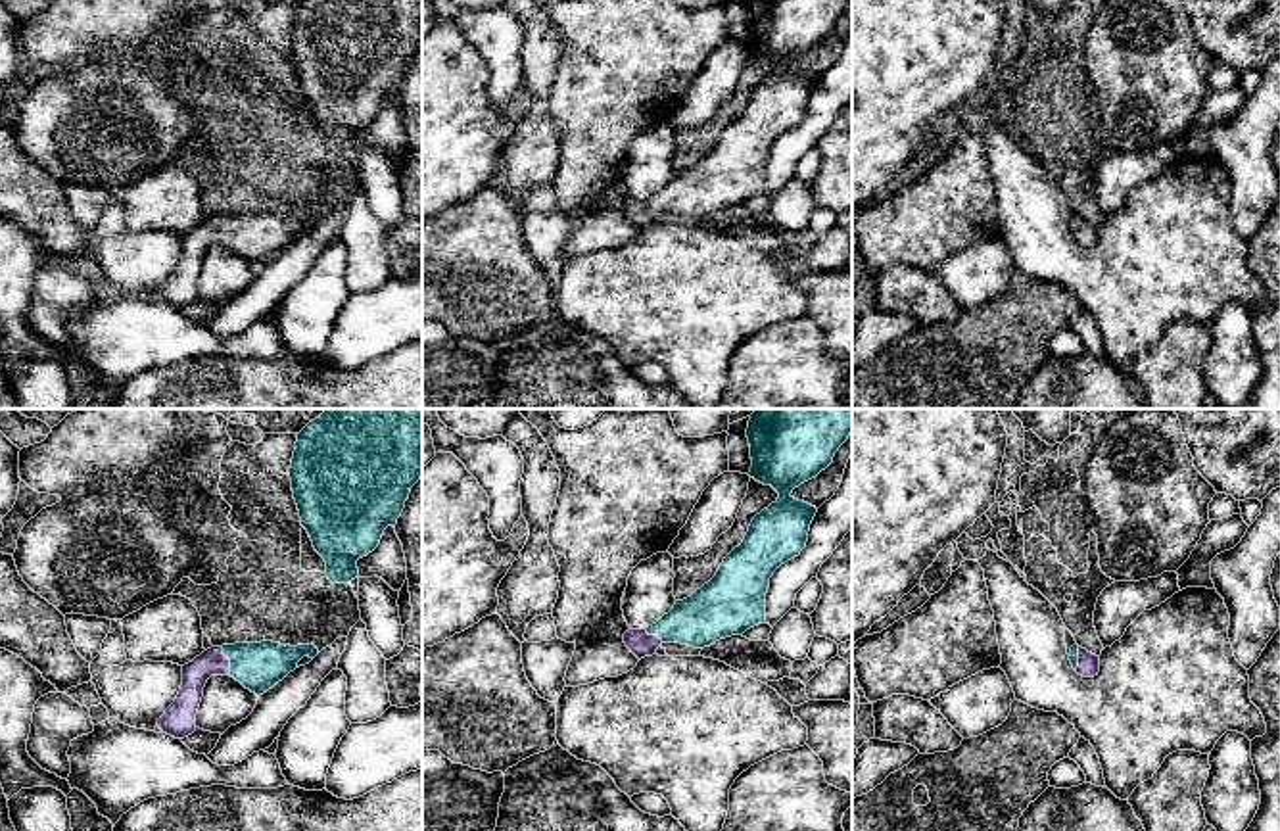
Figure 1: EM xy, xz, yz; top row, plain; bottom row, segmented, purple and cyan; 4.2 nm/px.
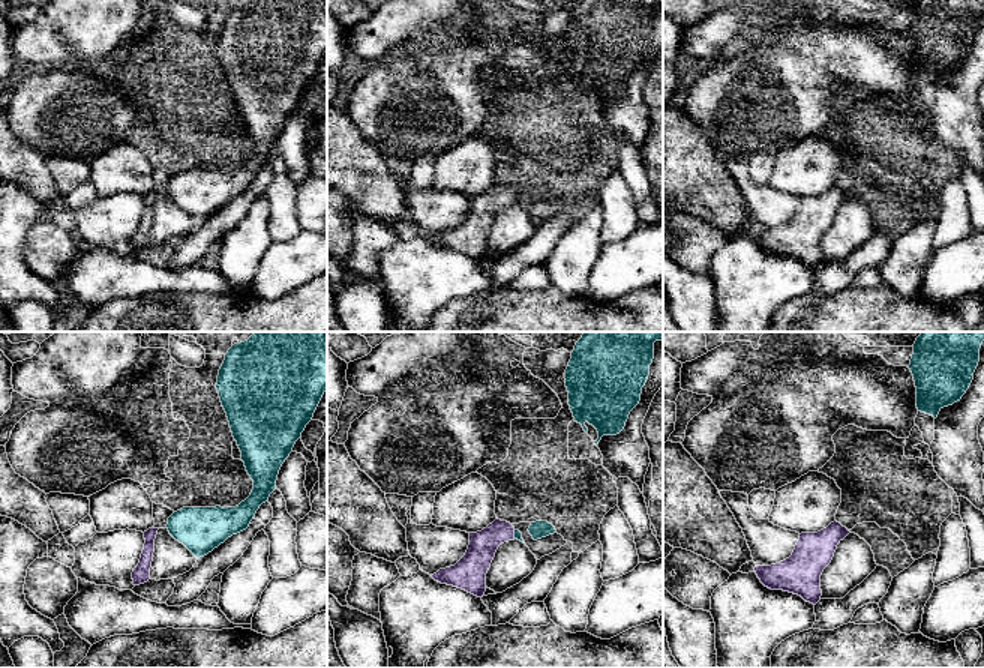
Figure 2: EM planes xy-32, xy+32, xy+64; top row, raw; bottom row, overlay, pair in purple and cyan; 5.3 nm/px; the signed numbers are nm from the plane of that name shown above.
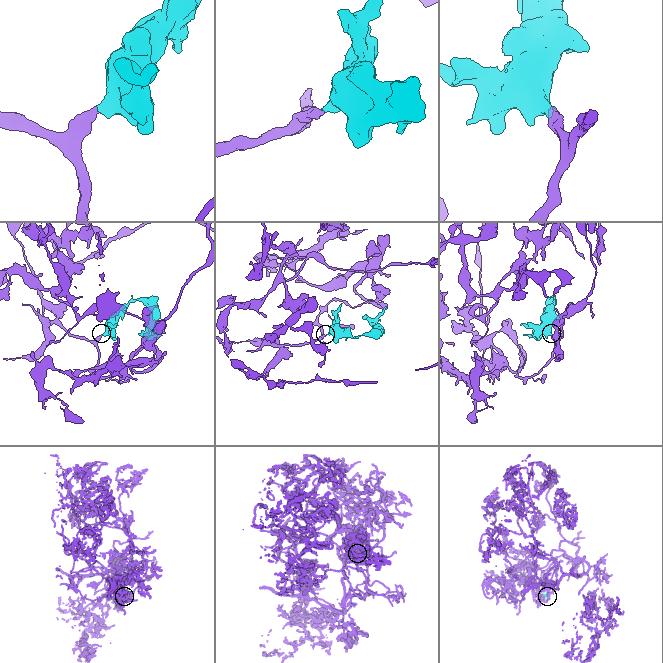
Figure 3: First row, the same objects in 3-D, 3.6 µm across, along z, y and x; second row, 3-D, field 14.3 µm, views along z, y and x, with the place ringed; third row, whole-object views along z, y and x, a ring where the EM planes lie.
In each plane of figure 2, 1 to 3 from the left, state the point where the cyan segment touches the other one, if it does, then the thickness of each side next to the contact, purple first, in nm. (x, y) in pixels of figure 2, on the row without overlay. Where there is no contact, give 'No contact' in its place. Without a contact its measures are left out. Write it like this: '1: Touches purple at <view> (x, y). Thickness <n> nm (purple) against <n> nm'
1: No contact
2: Touches purple at xy+32 (513, 198). Thickness 150 nm (purple) against 50 nm
3: No contact

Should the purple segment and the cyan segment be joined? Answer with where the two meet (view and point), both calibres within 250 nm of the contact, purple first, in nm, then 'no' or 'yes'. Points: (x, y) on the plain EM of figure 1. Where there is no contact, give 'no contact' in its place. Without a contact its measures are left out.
xy (229, 231) | 110/200 nm | yes

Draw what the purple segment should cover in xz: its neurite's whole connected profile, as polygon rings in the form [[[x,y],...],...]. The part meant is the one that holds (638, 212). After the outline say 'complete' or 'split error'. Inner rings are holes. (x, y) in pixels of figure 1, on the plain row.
[[[747,0],[752,36],[748,46],[771,56],[779,67],[754,86],[739,117],[720,134],[716,146],[691,167],[676,171],[674,178],[647,200],[628,200],[626,217],[641,230],[652,226],[662,213],[681,213],[704,219],[720,209],[743,205],[747,200],[766,192],[766,163],[770,148],[787,131],[806,117],[816,77],[794,69],[791,63],[800,54],[816,48],[831,33],[852,0]]] | split error

